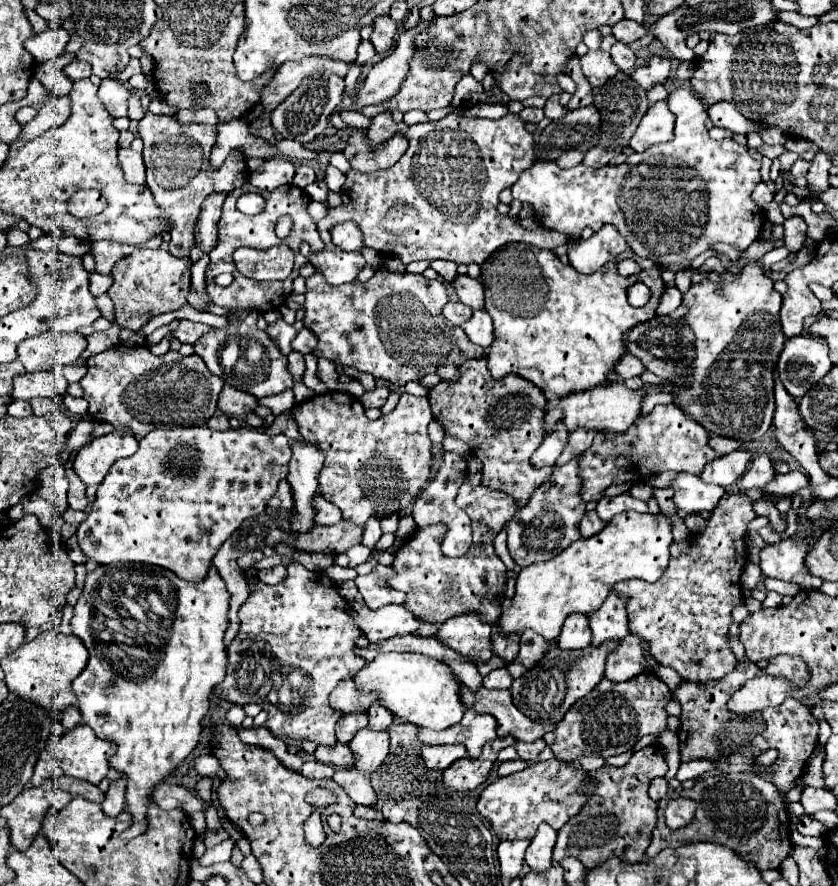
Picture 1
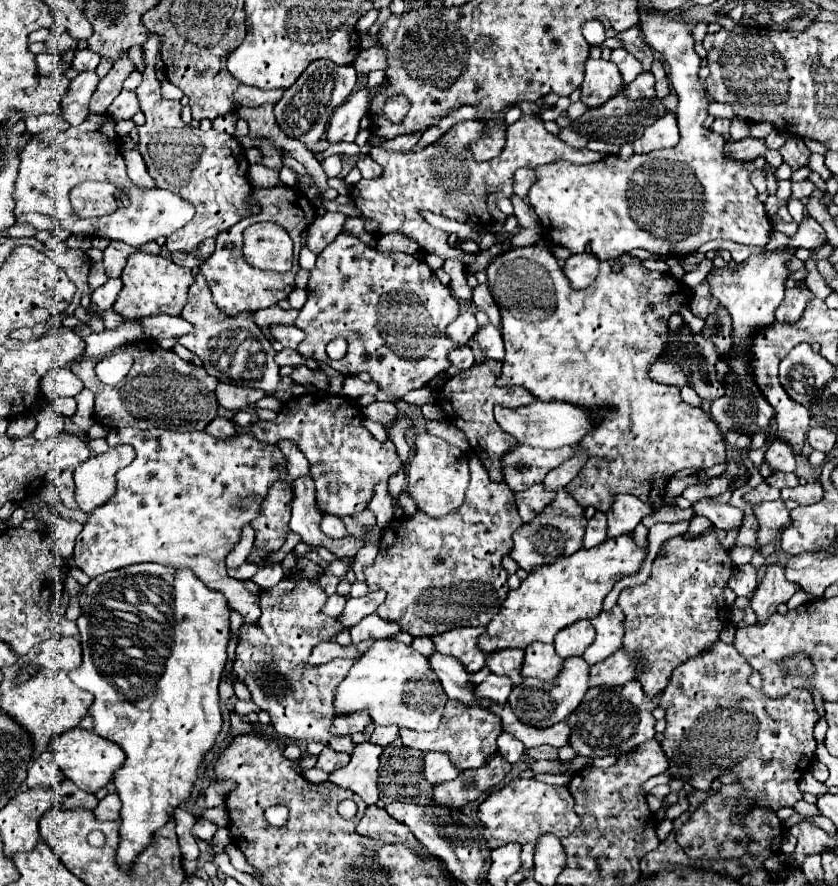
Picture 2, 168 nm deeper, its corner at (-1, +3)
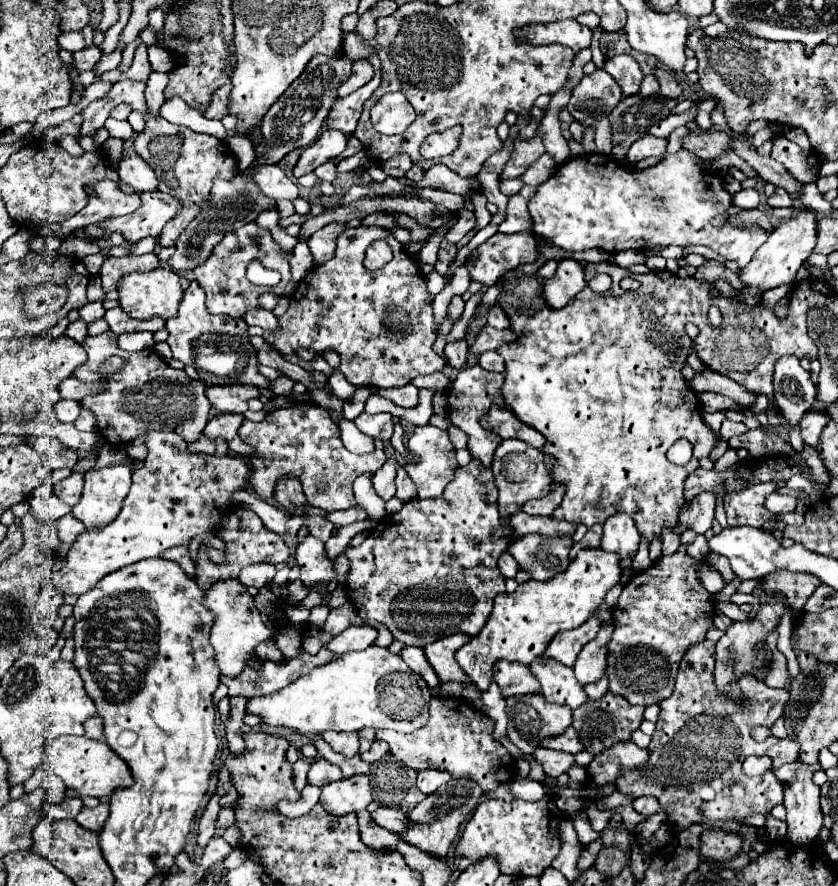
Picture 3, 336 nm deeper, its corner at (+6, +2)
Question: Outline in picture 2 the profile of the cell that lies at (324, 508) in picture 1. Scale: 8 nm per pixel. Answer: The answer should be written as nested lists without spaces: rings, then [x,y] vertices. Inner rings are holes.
[[[325,514],[323,520],[321,520],[321,530],[329,536],[329,538],[345,538],[349,536],[343,520],[339,516],[333,516],[333,514]]]

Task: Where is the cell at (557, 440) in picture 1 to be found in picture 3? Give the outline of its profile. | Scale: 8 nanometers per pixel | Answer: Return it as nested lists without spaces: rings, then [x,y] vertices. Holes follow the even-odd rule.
[[[506,439],[498,445],[494,459],[492,459],[492,473],[496,479],[496,487],[500,491],[498,505],[500,505],[502,517],[510,517],[514,511],[518,511],[530,499],[538,499],[542,495],[548,495],[548,491],[552,487],[550,471],[552,471],[554,463],[556,461],[550,459],[550,455],[548,457],[542,455],[540,449],[534,449],[526,443],[522,443],[520,439]]]

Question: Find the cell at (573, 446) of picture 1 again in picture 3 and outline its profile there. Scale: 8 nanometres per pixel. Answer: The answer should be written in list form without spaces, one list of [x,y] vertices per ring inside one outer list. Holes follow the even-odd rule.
[[[558,485],[558,487],[552,487],[546,497],[532,499],[530,503],[524,503],[522,509],[530,515],[552,515],[552,511],[562,503],[562,497],[564,497],[564,487]]]

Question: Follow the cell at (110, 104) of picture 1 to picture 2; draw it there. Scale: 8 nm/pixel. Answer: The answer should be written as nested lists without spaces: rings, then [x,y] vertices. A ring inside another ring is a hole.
[[[121,90],[119,96],[109,106],[109,116],[115,120],[129,120],[139,112],[139,102],[135,98],[135,92]]]

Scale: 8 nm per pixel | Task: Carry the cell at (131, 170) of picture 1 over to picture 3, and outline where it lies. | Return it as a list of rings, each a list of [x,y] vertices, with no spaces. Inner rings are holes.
[[[138,155],[122,159],[118,163],[118,175],[120,175],[122,183],[126,183],[128,187],[132,187],[138,193],[156,191],[158,189],[158,179],[156,179],[154,169],[148,167],[142,161],[142,157],[138,157]]]

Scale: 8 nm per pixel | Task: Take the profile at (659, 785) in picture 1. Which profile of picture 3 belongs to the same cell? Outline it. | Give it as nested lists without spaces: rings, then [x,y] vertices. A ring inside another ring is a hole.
[[[642,797],[642,799],[636,799],[634,803],[632,803],[632,807],[638,811],[638,813],[642,813],[642,815],[654,815],[656,811],[660,811],[660,803],[658,803],[658,799],[650,799],[650,797]]]

